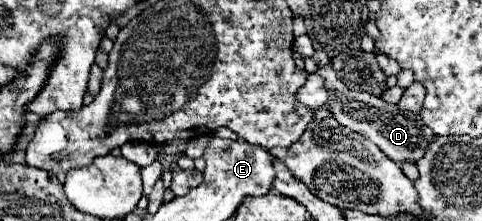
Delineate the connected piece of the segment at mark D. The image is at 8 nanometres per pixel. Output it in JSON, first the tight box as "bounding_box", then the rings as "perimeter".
{"bounding_box":[317,65,435,163],"perimeter":[[[325,65],[317,71],[323,79],[325,79],[325,85],[331,93],[329,97],[329,109],[333,113],[333,117],[339,121],[339,125],[363,135],[365,139],[373,141],[391,161],[395,163],[417,163],[425,151],[427,151],[427,145],[431,145],[431,141],[435,141],[435,133],[423,123],[423,119],[417,115],[417,113],[411,113],[411,111],[401,111],[397,105],[391,105],[387,101],[383,101],[381,97],[377,95],[371,95],[371,93],[357,93],[357,91],[349,91],[339,79],[337,79],[337,73],[333,71],[331,65]]]}

